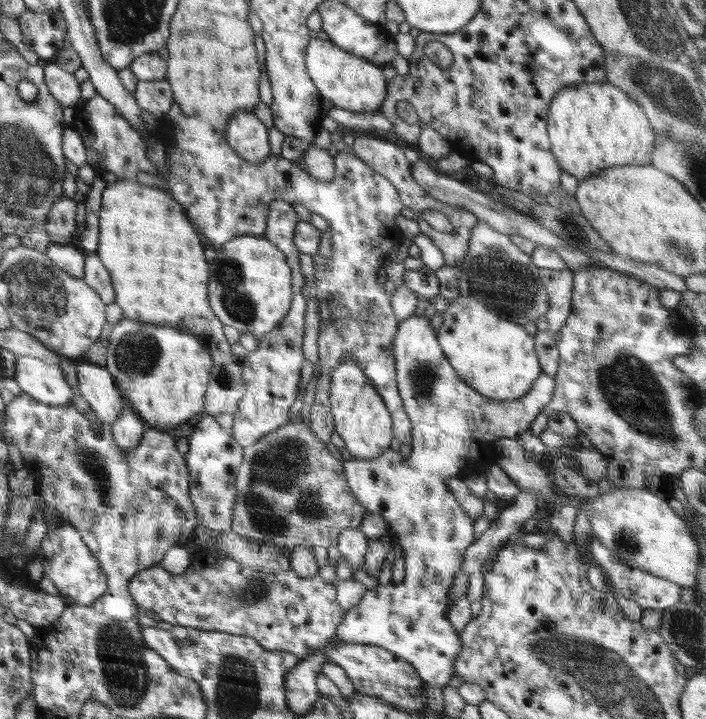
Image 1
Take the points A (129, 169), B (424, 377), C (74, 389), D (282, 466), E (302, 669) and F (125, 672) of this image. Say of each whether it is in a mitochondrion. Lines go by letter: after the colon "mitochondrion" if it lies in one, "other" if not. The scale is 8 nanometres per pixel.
A: other
B: mitochondrion
C: other
D: mitochondrion
E: other
F: mitochondrion

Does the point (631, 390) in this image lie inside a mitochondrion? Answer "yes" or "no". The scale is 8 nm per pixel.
yes

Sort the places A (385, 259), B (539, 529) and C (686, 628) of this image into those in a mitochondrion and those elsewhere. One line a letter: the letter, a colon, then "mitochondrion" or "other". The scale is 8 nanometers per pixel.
A: other
B: other
C: mitochondrion

